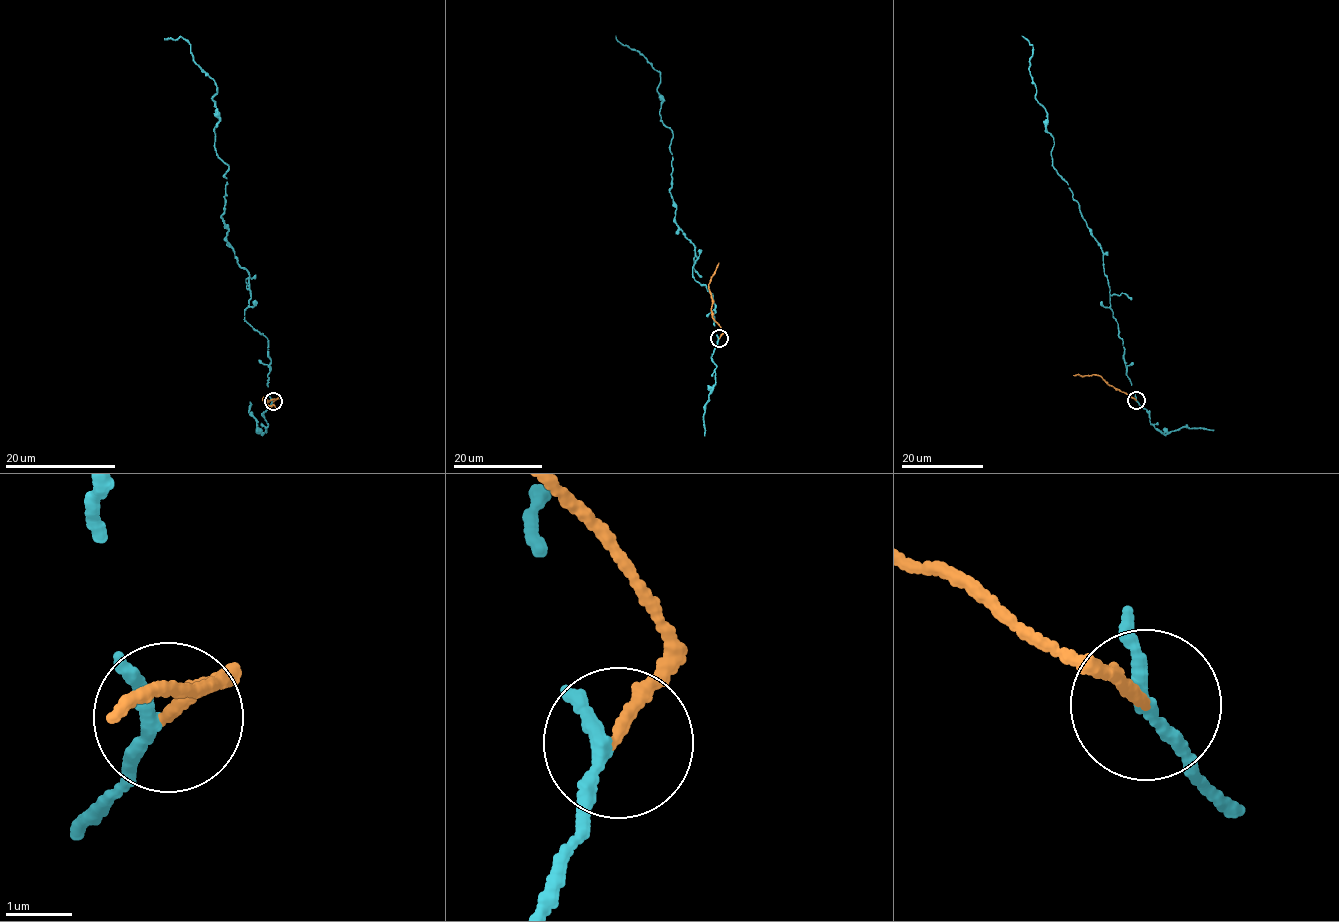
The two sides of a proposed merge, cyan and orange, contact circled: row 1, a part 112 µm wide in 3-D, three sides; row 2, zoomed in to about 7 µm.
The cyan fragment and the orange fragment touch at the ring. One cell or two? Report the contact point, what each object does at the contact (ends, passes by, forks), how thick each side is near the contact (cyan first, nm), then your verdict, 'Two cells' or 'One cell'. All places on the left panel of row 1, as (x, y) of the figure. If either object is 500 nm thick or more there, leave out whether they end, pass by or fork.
Place: (273, 401). At the ring cyan passes by. At the ring orange ends. Thickness 180 nm (cyan) against 170 nm. Two cells

